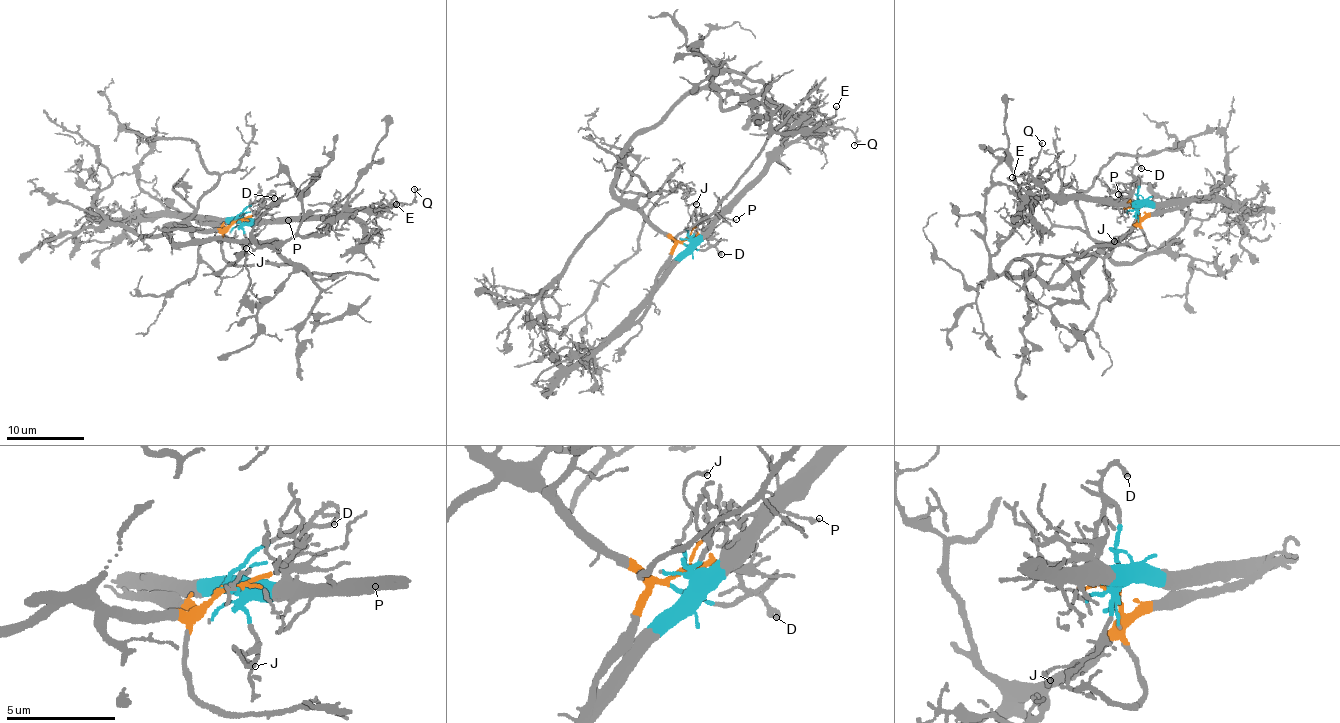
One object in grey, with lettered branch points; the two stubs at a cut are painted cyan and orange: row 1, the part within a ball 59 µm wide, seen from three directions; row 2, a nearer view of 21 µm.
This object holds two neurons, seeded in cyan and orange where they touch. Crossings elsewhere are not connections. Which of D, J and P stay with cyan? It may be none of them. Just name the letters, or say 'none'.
D, J, P

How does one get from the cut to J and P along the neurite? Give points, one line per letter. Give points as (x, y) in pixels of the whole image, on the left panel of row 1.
J: (235, 220), (241, 223), (245, 241), (242, 244), (238, 241), (246, 249)
P: (235, 220), (289, 220)

